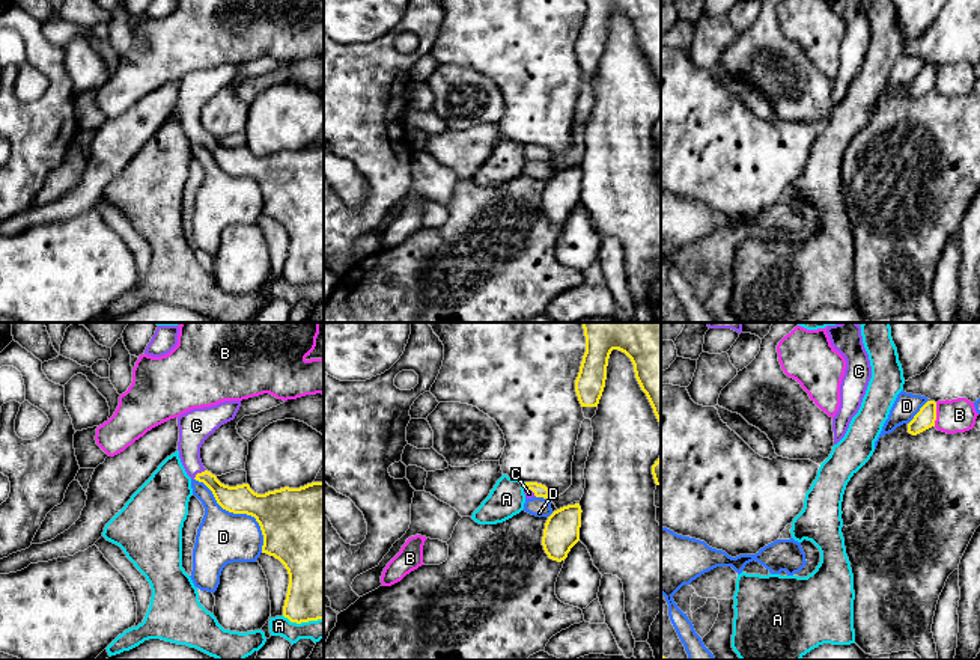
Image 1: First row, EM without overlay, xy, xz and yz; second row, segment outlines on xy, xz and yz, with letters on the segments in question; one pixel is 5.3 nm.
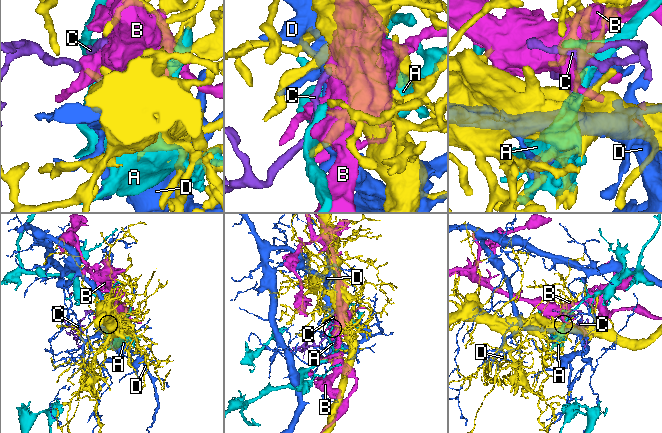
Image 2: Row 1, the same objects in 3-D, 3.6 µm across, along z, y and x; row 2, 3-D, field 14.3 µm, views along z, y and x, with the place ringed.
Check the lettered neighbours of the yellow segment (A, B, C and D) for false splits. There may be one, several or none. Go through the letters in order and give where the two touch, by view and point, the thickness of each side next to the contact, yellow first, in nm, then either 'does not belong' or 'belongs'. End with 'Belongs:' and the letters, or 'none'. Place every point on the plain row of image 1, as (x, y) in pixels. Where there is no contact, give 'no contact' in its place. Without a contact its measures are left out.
A: contact xy (303, 284); calibres 360 and 110 nm; does not belong
B: contact yz (935, 77); calibres 110 and 180 nm; does not belong
C: contact xy (199, 136); calibres 150 and 180 nm; belongs
D: contact xy (240, 175); calibres 300 and 280 nm; does not belong
Belongs: C

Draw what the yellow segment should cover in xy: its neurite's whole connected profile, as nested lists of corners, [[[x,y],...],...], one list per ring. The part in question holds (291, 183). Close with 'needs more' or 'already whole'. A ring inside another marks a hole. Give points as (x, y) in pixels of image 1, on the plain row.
[[[224,63],[181,77],[178,80],[181,125],[191,142],[203,145],[212,154],[223,172],[256,181],[263,197],[262,215],[278,222],[289,237],[283,279],[297,286],[324,282],[324,145],[312,145],[300,151],[285,149],[257,157],[248,146],[236,149],[221,146],[202,127],[202,107],[221,87],[233,83],[239,69],[241,63]]]; needs more

